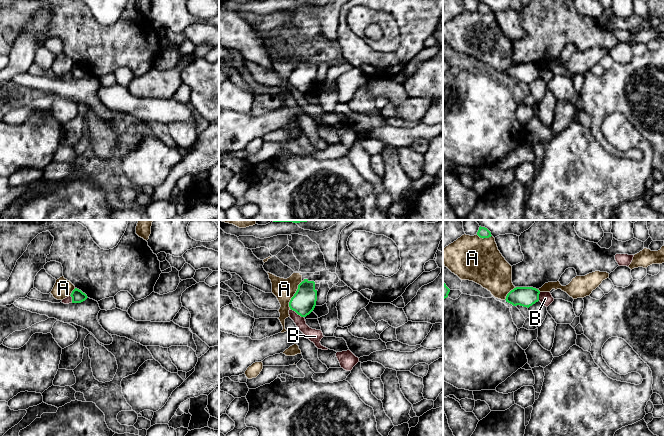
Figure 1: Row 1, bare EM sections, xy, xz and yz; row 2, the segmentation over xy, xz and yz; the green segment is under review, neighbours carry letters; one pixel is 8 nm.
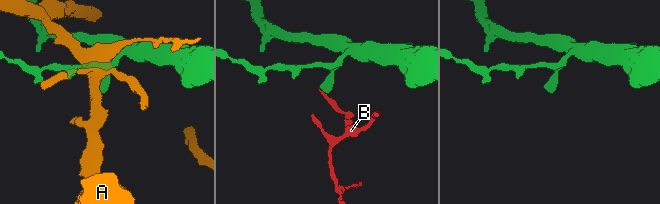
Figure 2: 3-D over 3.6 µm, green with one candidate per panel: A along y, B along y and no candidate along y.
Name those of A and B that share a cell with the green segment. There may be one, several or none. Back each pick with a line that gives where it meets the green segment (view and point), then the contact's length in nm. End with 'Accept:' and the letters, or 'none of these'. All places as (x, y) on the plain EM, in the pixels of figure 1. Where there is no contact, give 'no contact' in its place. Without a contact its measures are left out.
Accept: none of these

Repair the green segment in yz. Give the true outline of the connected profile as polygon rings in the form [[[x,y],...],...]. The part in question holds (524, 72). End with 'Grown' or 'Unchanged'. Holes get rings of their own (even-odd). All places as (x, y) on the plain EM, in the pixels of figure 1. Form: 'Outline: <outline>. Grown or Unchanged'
Outline: [[[516,63],[506,72],[506,78],[513,82],[523,82],[529,84],[539,77],[540,67],[533,63]]]. Unchanged

